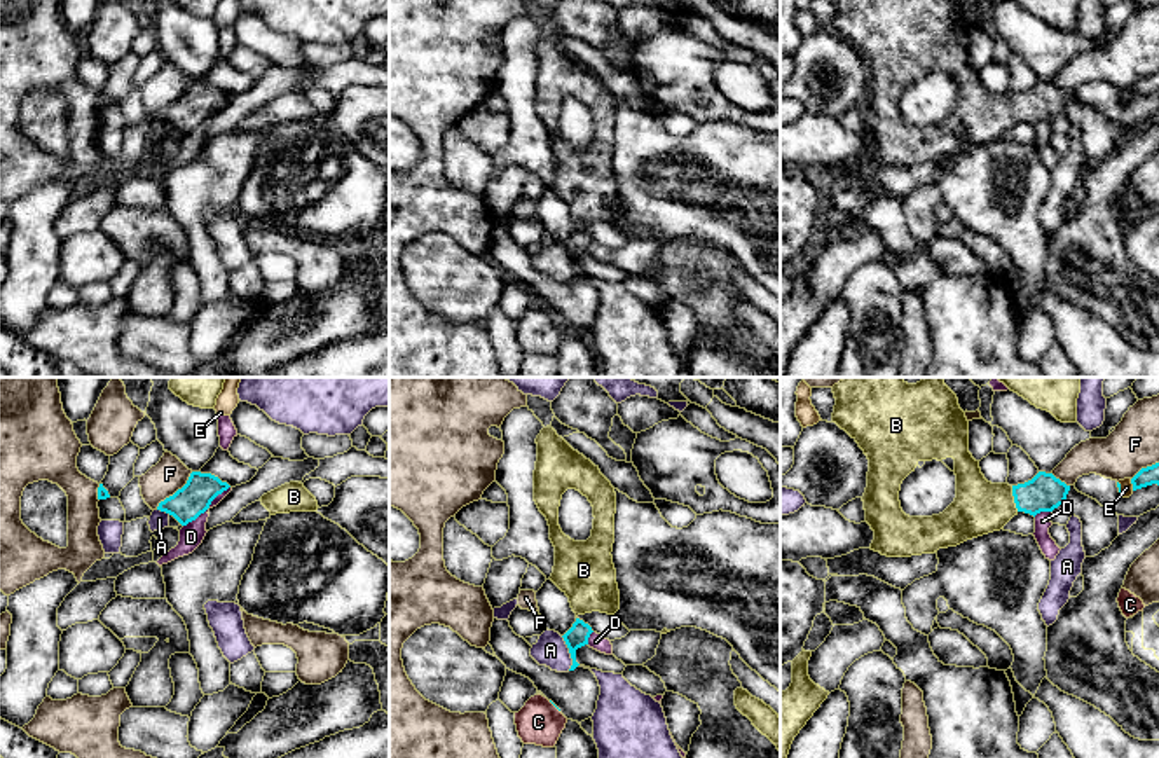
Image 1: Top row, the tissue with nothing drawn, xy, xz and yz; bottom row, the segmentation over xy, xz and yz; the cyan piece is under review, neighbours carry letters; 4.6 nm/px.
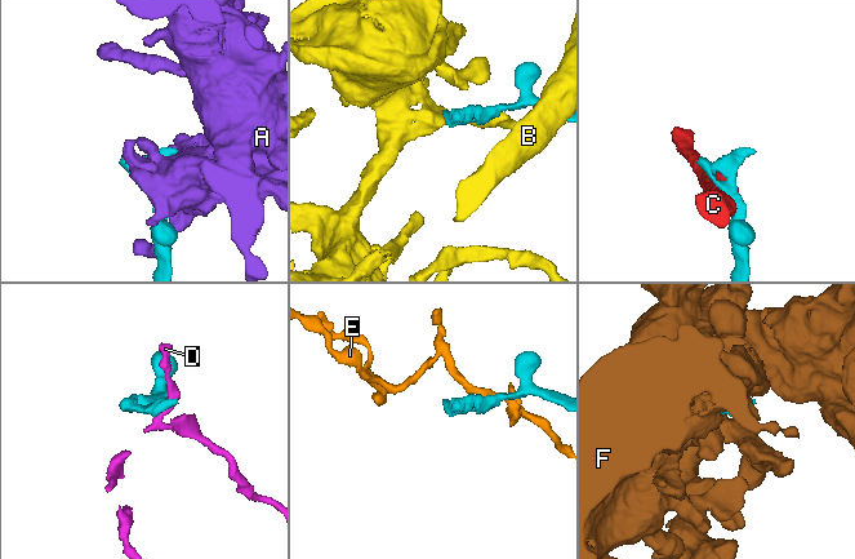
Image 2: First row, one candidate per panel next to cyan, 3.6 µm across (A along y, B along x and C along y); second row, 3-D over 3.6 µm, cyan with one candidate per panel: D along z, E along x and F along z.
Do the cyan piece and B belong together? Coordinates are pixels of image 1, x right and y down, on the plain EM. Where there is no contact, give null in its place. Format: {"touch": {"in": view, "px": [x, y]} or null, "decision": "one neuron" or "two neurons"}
{"touch": {"in": "yz", "px": [1014, 107]}, "decision": "one neuron"}

